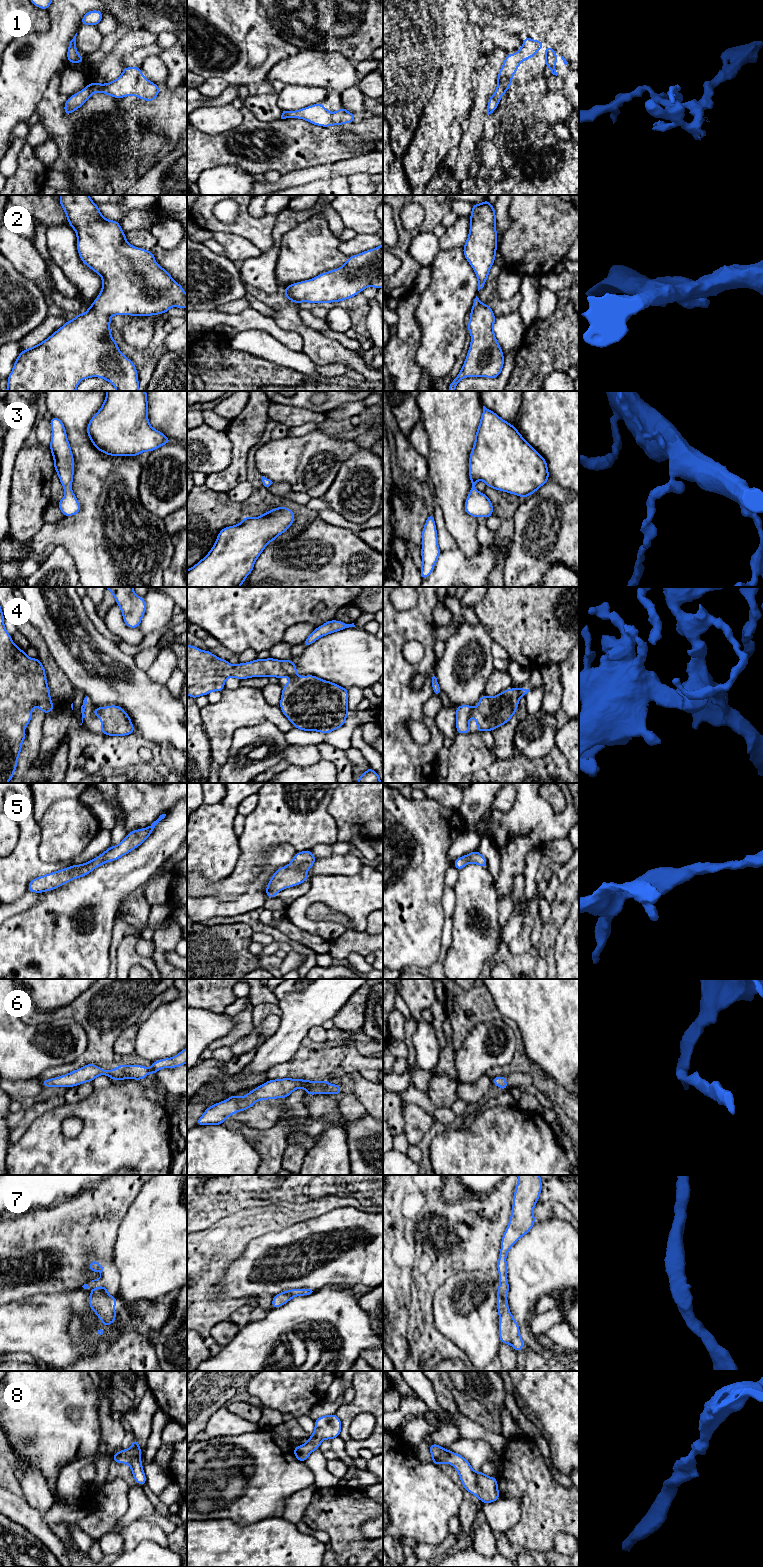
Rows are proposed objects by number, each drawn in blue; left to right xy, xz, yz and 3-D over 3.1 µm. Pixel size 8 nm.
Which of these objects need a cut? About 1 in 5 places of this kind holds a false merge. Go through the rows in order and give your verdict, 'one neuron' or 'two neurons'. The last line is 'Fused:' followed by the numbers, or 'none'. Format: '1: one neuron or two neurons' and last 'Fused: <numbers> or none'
1: two neurons
2: one neuron
3: one neuron
4: one neuron
5: one neuron
6: one neuron
7: one neuron
8: one neuron
Fused: 1

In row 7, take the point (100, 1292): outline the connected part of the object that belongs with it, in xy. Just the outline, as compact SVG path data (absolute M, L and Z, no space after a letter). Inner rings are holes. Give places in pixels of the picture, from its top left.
M104 1285L91 1289L90 1295L90 1309L97 1314L100 1321L103 1322L105 1326L109 1326L115 1322L117 1313L114 1305L118 1303L119 1300L116 1299L115 1296L110 1296Z

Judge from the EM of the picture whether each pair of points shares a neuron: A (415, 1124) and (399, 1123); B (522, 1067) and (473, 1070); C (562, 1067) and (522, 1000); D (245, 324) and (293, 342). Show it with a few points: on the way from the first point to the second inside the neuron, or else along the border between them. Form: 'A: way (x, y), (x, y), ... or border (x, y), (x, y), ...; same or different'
A: border (403, 1101), (404, 1132); different
B: border (511, 1061), (506, 1065), (495, 1065), (486, 1073); different
C: way (562, 1050), (562, 1040), (539, 1017); same
D: way (257, 323), (267, 323), (281, 335); same

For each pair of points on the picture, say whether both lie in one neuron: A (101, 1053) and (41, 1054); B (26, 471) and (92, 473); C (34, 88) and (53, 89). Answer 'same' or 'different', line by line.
A: different
B: different
C: different

